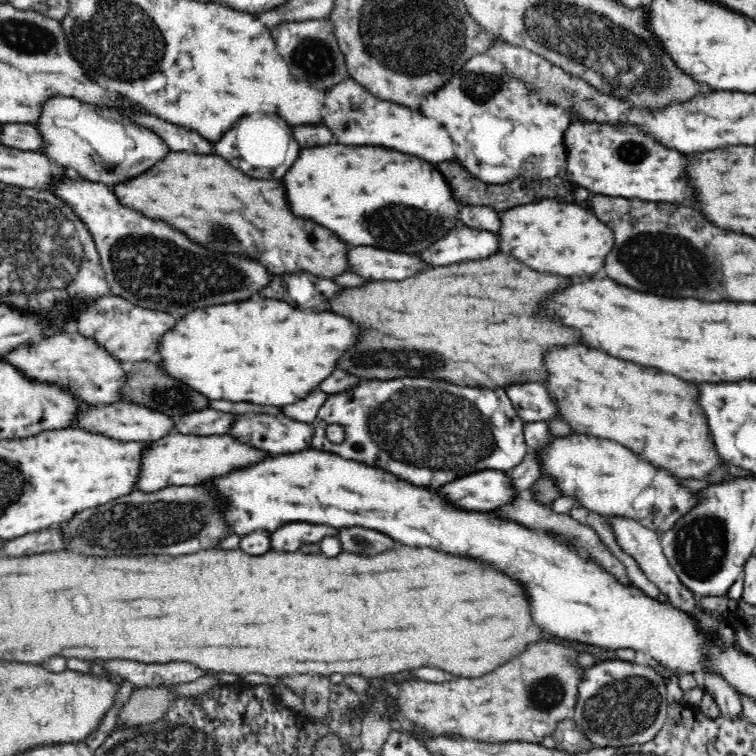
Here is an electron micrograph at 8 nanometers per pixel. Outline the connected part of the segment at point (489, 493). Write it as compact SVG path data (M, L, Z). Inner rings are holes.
M482 470L468 474L466 478L444 484L436 492L446 494L448 502L456 508L474 512L494 512L496 508L512 504L514 498L520 496L516 494L510 472L504 470Z

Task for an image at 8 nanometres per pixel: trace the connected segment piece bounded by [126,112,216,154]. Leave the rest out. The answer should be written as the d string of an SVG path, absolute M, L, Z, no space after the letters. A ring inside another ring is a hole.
M126 112L126 116L130 116L134 122L138 122L140 126L152 128L152 132L160 134L160 138L170 146L172 152L188 152L188 154L214 154L214 144L206 140L202 134L198 134L196 130L184 128L184 126L176 126L172 122L166 122L162 118L150 116L150 114L136 114L136 112Z

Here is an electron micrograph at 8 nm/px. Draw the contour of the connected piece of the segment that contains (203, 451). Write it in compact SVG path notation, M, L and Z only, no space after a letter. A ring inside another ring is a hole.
M172 432L170 436L152 444L150 452L144 458L142 482L140 488L144 492L154 492L164 486L192 486L202 484L208 480L224 478L236 470L256 466L268 458L266 450L254 448L252 444L234 438L232 434L224 436L196 436L196 434L178 434Z

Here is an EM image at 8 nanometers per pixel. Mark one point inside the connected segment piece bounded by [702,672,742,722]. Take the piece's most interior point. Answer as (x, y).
(730, 704)

